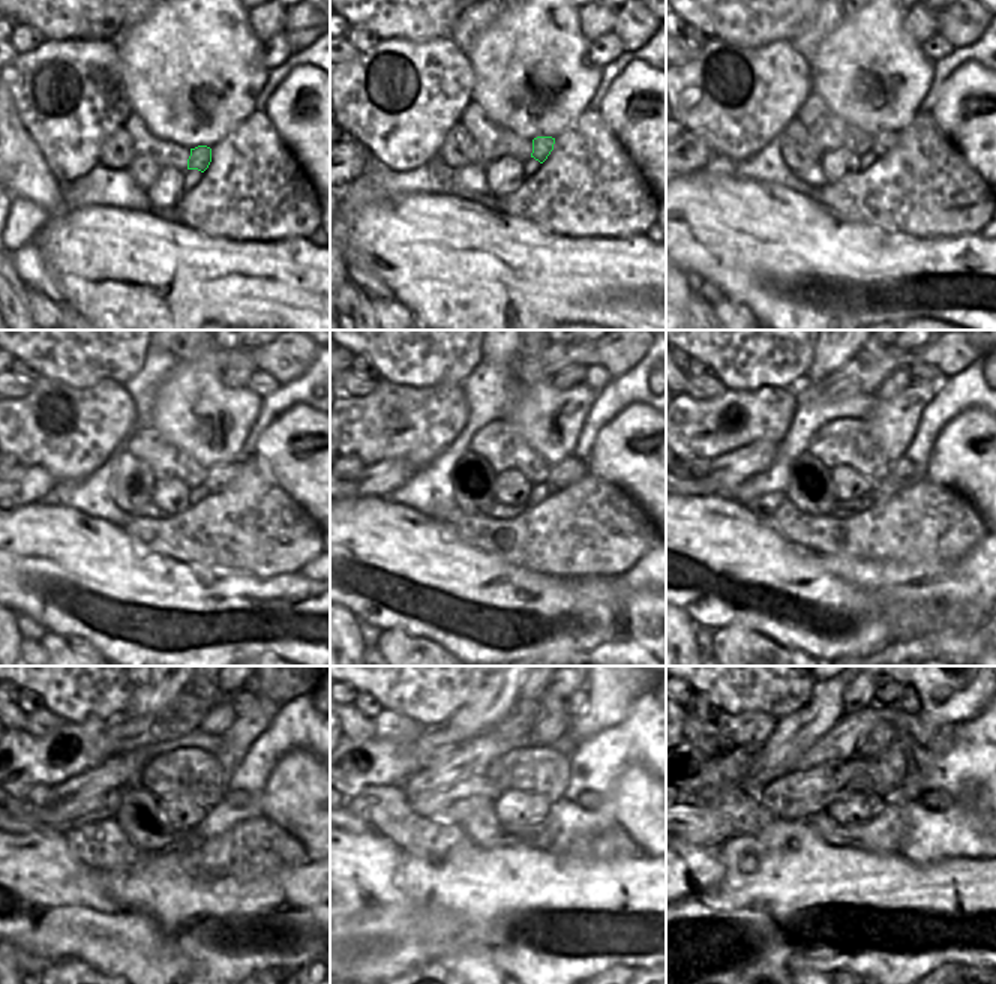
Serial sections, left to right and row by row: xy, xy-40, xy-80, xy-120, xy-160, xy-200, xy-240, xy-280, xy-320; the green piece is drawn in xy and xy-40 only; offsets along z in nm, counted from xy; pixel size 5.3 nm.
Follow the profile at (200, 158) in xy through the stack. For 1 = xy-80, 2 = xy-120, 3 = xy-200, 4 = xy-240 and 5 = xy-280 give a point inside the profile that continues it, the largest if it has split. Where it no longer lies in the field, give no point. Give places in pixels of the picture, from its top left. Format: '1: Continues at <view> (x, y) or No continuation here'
1: Continues at xy-80 (882, 141)
2: Continues at xy-120 (219, 476)
3: Continues at xy-200 (903, 470)
4: Continues at xy-240 (240, 798)
5: Continues at xy-280 (590, 800).

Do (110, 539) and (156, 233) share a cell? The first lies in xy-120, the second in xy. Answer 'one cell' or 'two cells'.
one cell

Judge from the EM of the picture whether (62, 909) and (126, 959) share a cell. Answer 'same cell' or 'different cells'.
same cell

